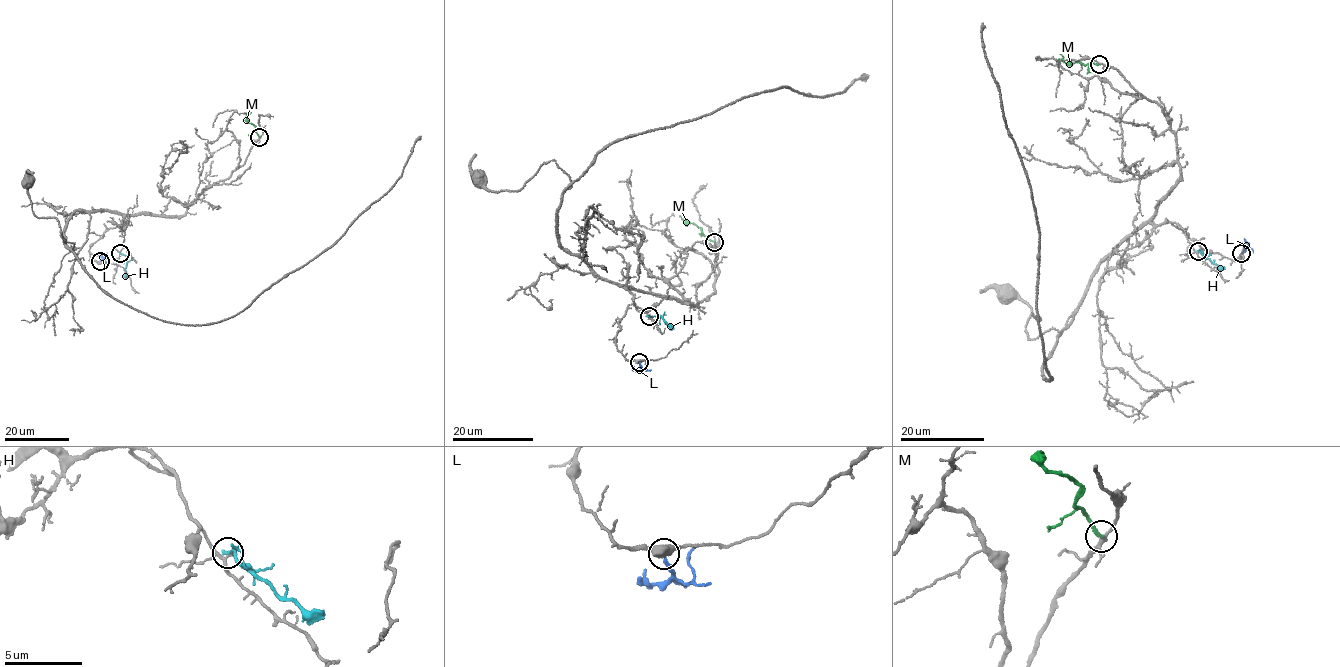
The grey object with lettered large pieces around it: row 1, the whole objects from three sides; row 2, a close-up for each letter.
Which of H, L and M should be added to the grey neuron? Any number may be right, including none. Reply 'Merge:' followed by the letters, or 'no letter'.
Merge: M

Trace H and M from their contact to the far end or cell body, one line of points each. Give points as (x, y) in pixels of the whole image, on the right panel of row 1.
H: (1199, 251), (1225, 269)
M: (1099, 65), (1076, 62), (1071, 65), (1060, 54)

